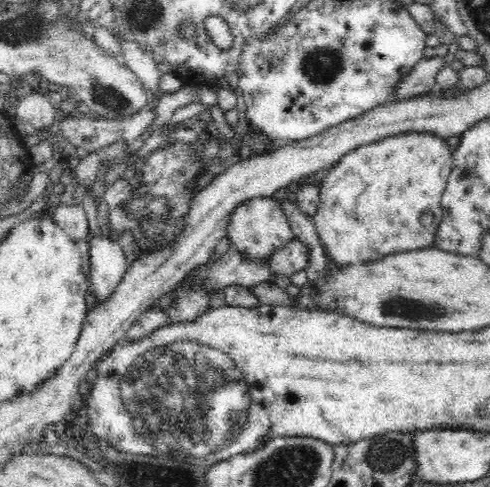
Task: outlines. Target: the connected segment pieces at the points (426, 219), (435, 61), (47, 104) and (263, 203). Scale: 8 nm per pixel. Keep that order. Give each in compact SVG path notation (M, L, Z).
M428 132L396 134L350 150L330 168L319 187L320 202L312 220L337 266L374 262L384 256L432 247L442 220L440 202L452 172L453 152L447 141Z
M442 57L424 58L404 77L395 88L391 102L409 100L426 95L437 89L436 79L438 71L447 63Z
M33 92L30 96L16 102L15 118L22 120L29 131L50 127L56 118L56 109L46 92Z
M273 196L244 201L229 216L225 236L230 238L231 246L241 250L248 260L266 260L278 248L282 248L284 244L288 244L290 240L295 238L284 209L280 206L278 198Z

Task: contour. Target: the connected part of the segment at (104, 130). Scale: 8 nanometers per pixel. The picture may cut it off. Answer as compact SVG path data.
M144 107L140 112L118 120L101 117L76 116L63 118L59 124L60 135L75 147L83 147L89 151L99 151L101 148L114 144L118 140L136 140L148 126L156 120L156 109Z

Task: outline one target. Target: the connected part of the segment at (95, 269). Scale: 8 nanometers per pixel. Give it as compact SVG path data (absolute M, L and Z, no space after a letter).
M88 234L83 241L89 244L89 289L94 293L97 305L102 305L115 292L128 264L118 243L108 236Z

